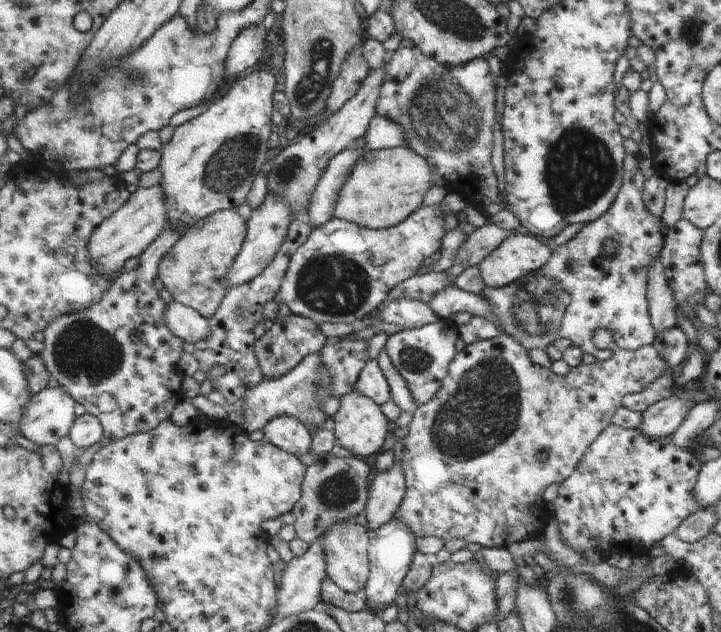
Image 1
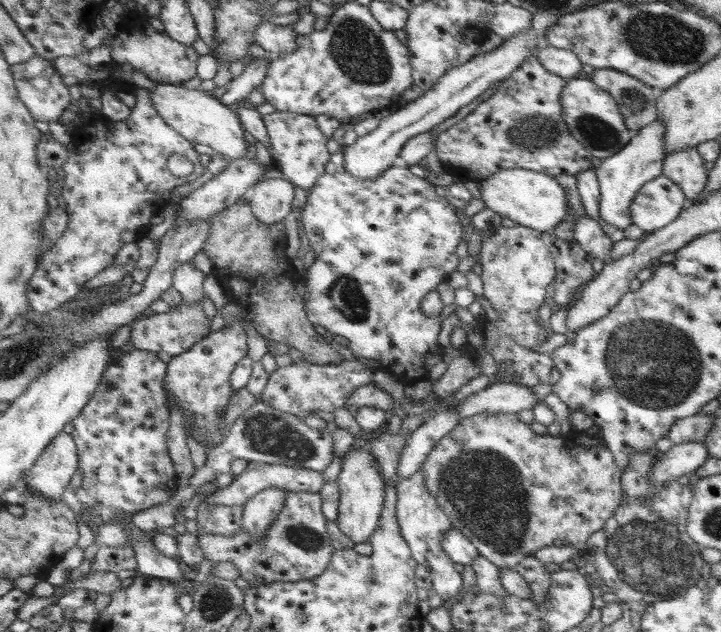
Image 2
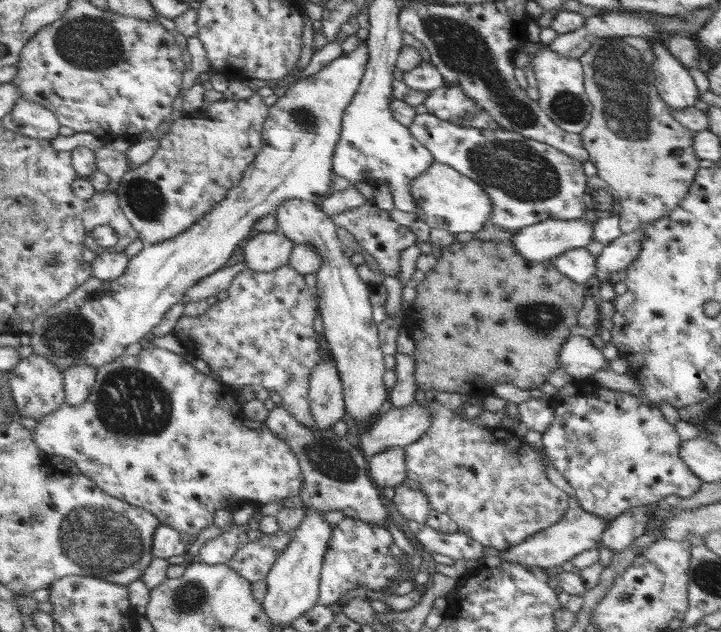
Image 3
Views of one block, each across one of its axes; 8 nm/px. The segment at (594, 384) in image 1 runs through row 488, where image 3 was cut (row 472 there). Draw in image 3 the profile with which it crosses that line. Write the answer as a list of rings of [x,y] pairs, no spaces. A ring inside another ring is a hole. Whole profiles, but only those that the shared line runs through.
[[[437,402],[429,404],[431,428],[421,434],[419,440],[407,444],[407,480],[419,484],[421,494],[431,504],[431,510],[447,514],[459,528],[459,532],[477,540],[481,546],[495,548],[499,552],[521,544],[523,540],[539,534],[541,530],[557,524],[567,510],[567,494],[555,488],[545,474],[549,462],[541,460],[541,452],[535,452],[531,444],[517,438],[511,430],[487,430],[475,426],[467,418],[459,418],[449,408]]]

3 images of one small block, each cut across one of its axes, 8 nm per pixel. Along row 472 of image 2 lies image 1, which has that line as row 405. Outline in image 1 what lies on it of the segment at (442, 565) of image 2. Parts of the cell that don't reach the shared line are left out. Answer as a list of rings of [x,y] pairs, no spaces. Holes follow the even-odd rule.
[[[437,320],[433,324],[425,324],[423,328],[403,330],[399,334],[393,334],[385,344],[385,350],[391,356],[397,372],[407,382],[407,390],[413,396],[413,402],[417,408],[421,404],[427,404],[435,396],[435,392],[443,388],[443,380],[447,378],[449,366],[455,362],[453,342],[457,340],[457,334],[459,334],[455,332],[455,328],[457,326],[453,322]]]

